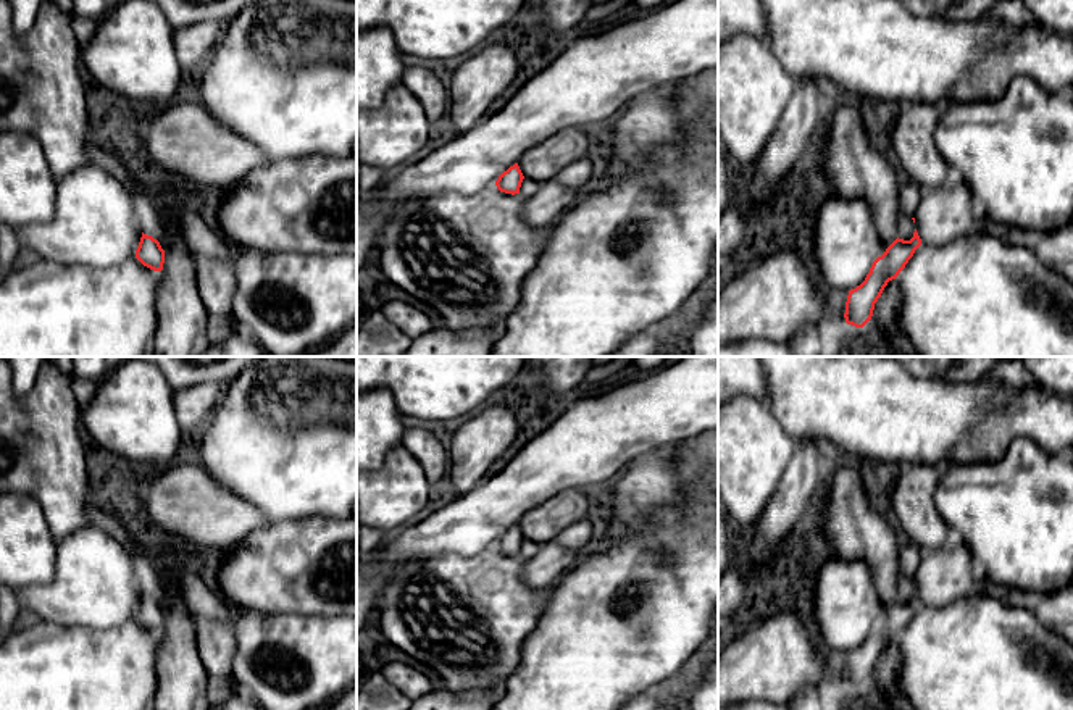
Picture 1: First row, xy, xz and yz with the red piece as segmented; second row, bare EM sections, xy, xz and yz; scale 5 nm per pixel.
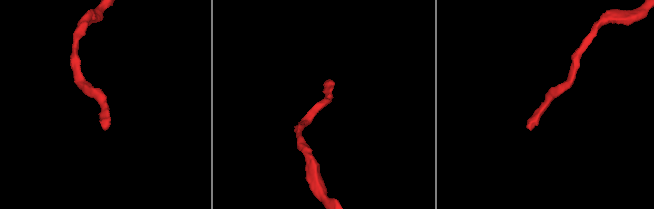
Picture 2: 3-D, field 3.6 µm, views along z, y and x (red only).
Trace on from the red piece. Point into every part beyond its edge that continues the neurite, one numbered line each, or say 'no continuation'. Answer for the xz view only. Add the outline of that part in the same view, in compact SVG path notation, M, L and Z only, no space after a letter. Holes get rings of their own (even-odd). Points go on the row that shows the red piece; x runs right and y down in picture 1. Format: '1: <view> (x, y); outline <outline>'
no continuation

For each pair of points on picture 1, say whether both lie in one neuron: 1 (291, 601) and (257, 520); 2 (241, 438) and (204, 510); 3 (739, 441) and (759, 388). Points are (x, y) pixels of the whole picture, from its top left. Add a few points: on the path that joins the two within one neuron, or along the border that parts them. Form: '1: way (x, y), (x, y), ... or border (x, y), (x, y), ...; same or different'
1: border (270, 523), (254, 528), (229, 549); different
2: border (199, 463), (225, 488), (250, 504); different
3: border (734, 396), (754, 396), (765, 405); different

